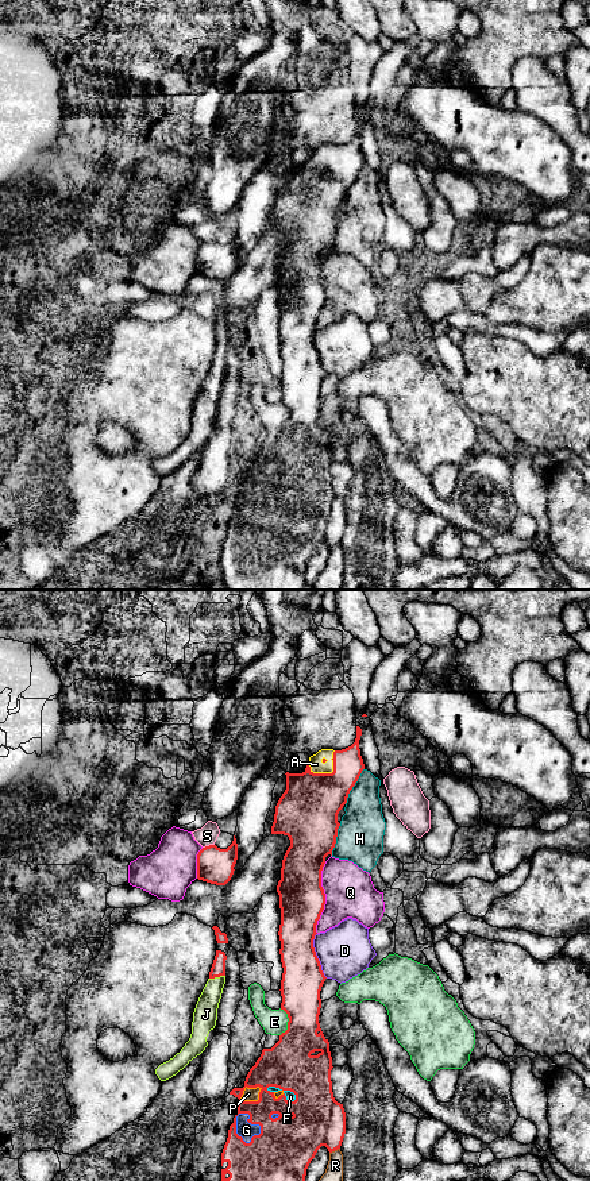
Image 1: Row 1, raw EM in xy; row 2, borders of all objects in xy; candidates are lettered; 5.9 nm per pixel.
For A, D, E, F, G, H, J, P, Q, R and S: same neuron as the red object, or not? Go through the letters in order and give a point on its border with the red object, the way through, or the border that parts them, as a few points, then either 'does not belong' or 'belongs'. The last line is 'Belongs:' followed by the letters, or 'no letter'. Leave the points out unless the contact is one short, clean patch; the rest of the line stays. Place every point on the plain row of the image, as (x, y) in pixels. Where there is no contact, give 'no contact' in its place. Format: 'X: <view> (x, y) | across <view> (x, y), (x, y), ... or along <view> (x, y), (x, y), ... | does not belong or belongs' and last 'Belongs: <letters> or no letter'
A: xy (332, 168) | across xy (309, 201), (317, 193), (332, 168), (316, 159) | belongs
D: xy (316, 351) | does not belong
E: xy (288, 417) | does not belong
F: xy (282, 485) | belongs
G: xy (235, 524) | belongs
H: xy (354, 180) | does not belong
J: xy (216, 371) | across xy (218, 365), (216, 371), (205, 409) | belongs
P: xy (247, 482) | belongs
Q: xy (324, 293) | does not belong
R: xy (334, 545) | does not belong
S: xy (209, 240) | does not belong
Belongs: A, F, G, J, P

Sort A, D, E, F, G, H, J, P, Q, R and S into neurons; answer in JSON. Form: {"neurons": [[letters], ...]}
{"neurons": [["A", "F", "G", "J", "P"], ["D"], ["E"], ["H"], ["Q"], ["R"], ["S"]]}

